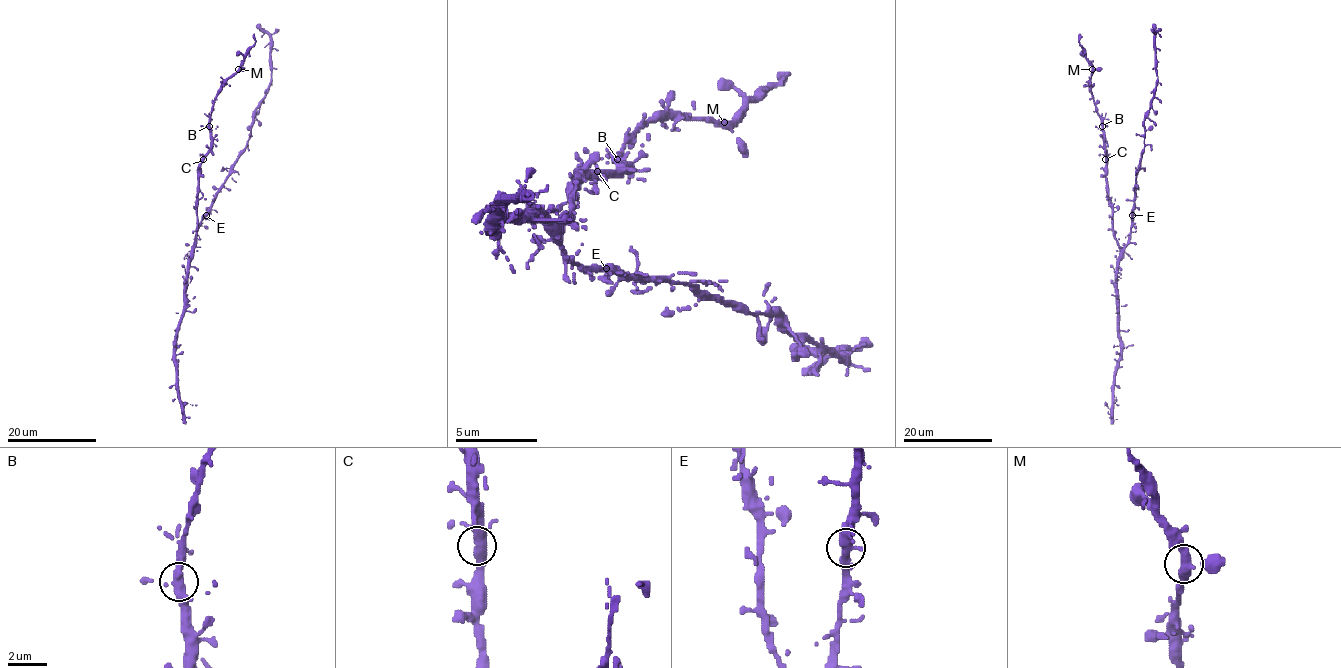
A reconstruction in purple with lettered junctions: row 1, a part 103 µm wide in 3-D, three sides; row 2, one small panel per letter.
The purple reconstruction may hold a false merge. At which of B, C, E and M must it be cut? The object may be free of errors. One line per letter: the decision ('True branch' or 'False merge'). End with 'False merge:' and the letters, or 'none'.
B: True branch
C: True branch
E: True branch
M: True branch
False merge: none

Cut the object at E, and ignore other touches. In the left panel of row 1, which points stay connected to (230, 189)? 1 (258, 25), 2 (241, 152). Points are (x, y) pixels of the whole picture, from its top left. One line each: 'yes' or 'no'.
1: yes
2: yes

